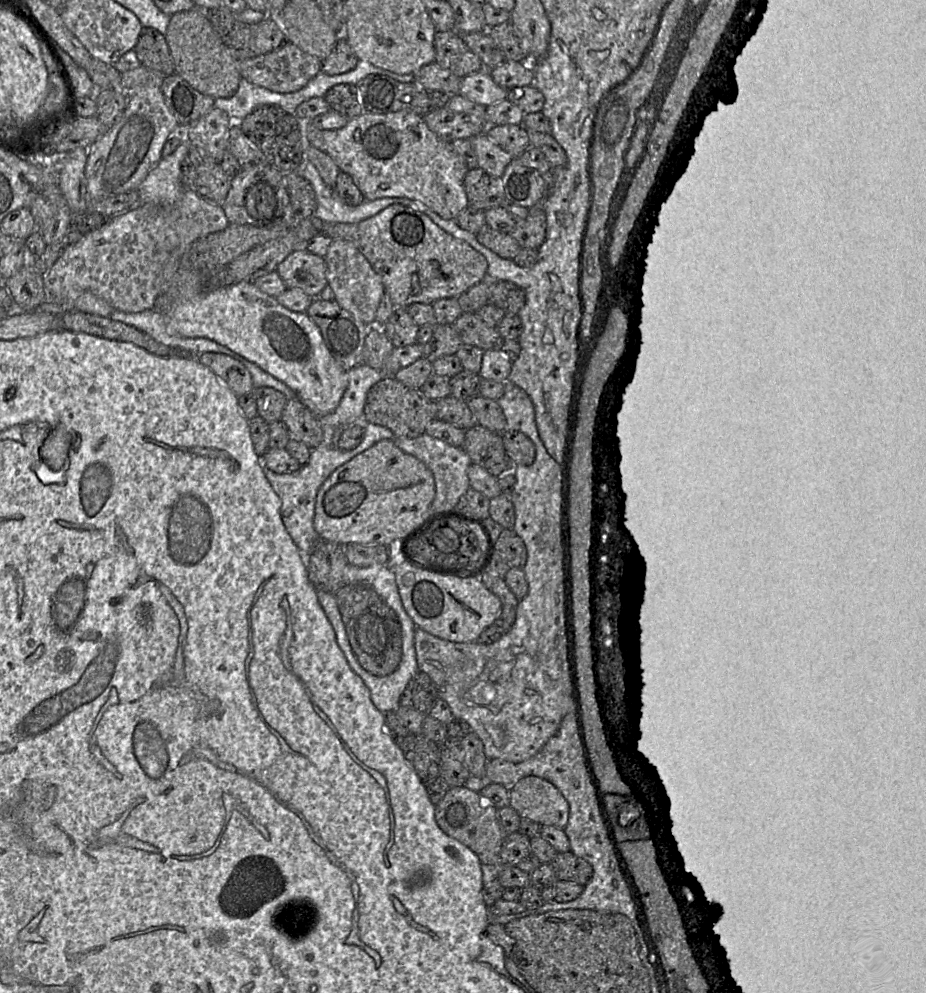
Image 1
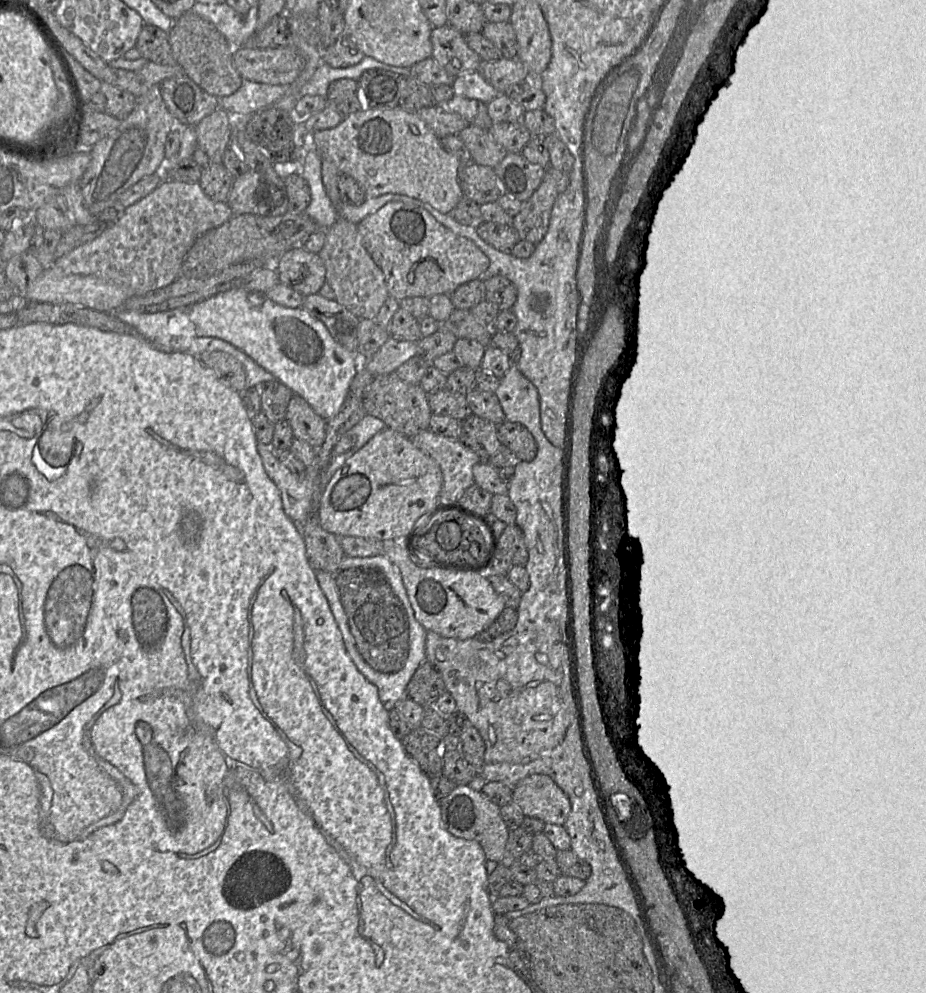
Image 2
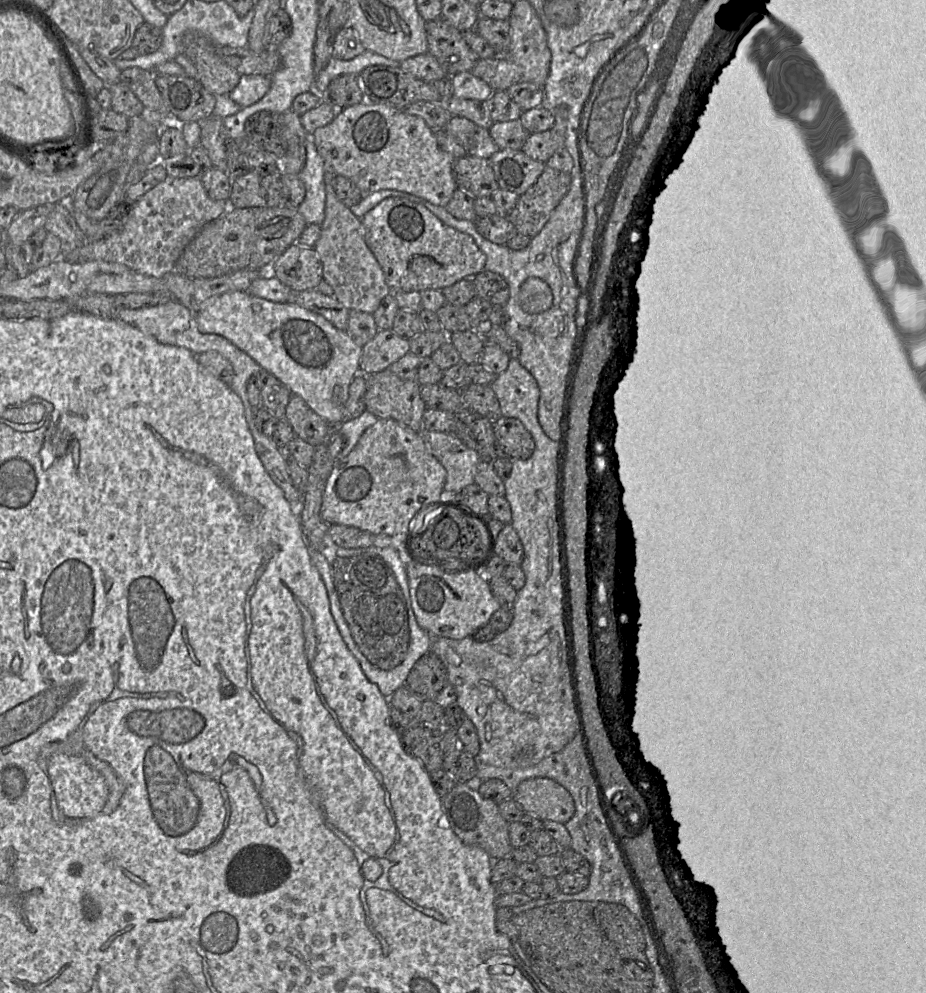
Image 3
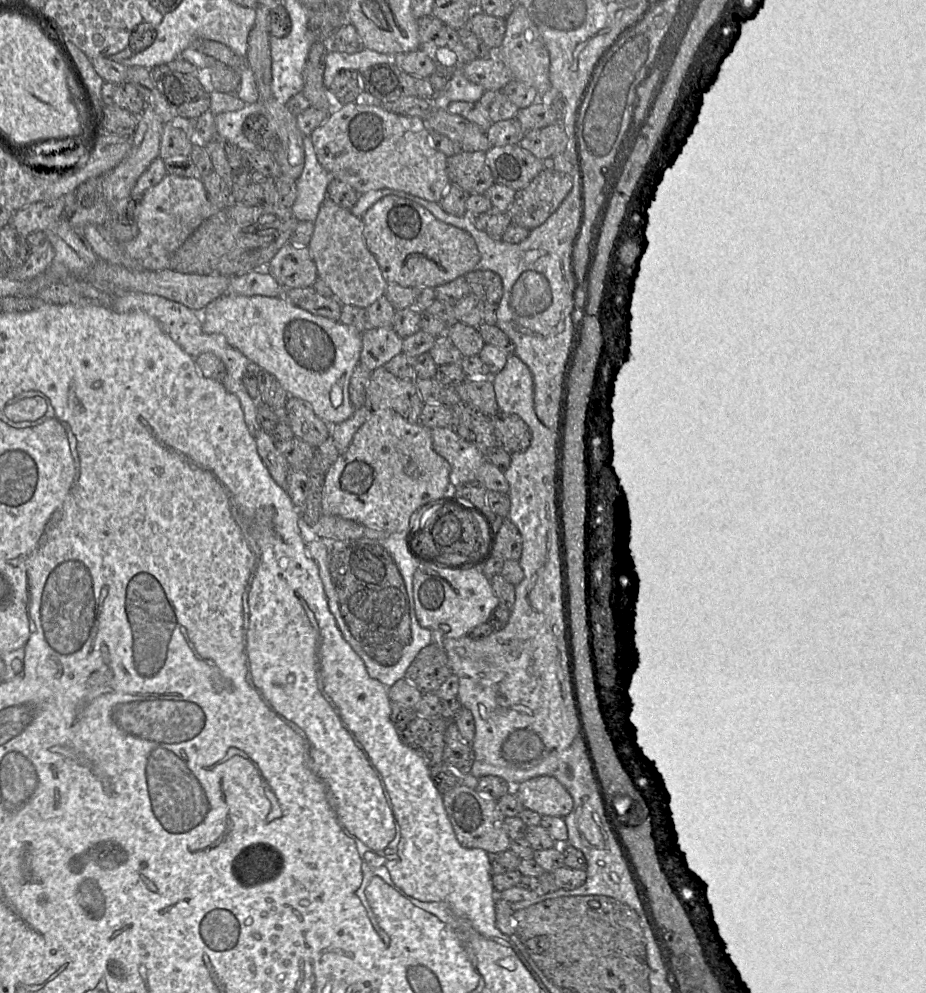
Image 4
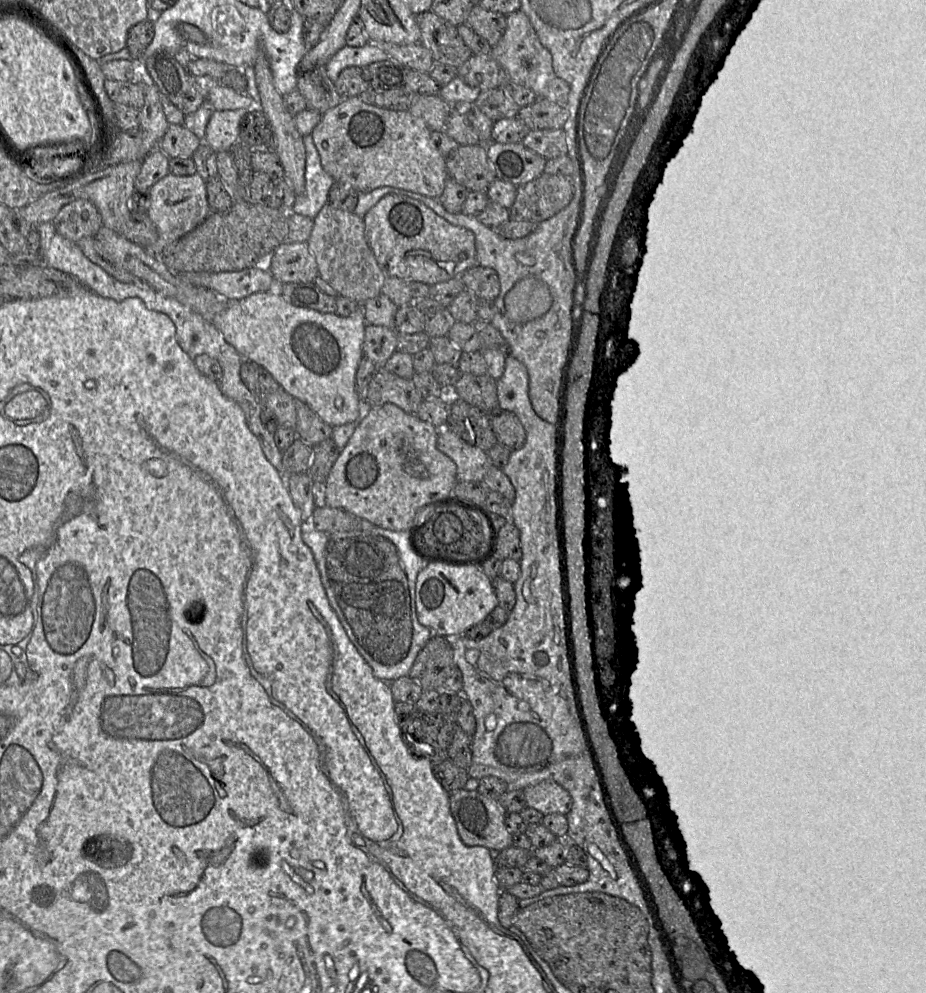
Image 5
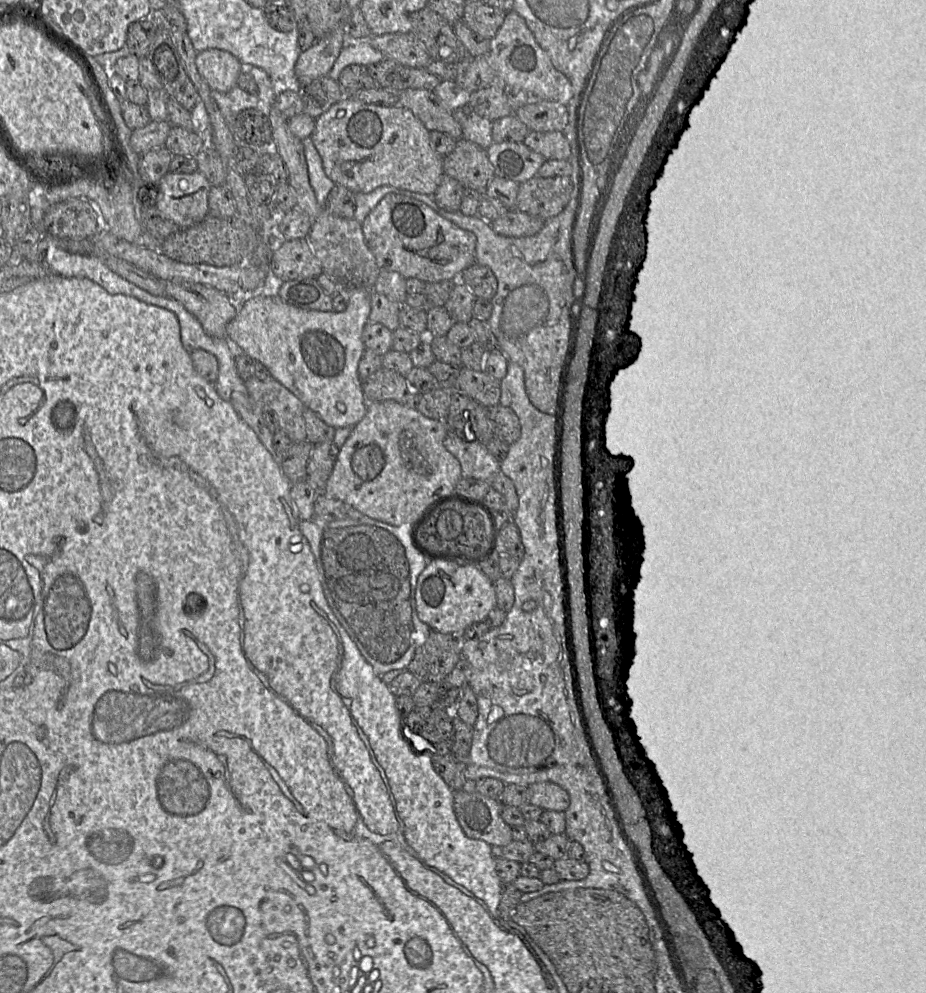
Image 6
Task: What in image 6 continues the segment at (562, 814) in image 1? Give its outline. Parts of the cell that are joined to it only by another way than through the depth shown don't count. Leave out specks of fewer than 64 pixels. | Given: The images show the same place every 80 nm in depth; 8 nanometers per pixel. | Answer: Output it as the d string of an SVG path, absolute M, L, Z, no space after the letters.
M551 782L535 783L528 788L528 803L543 811L565 812L570 805L567 792Z

